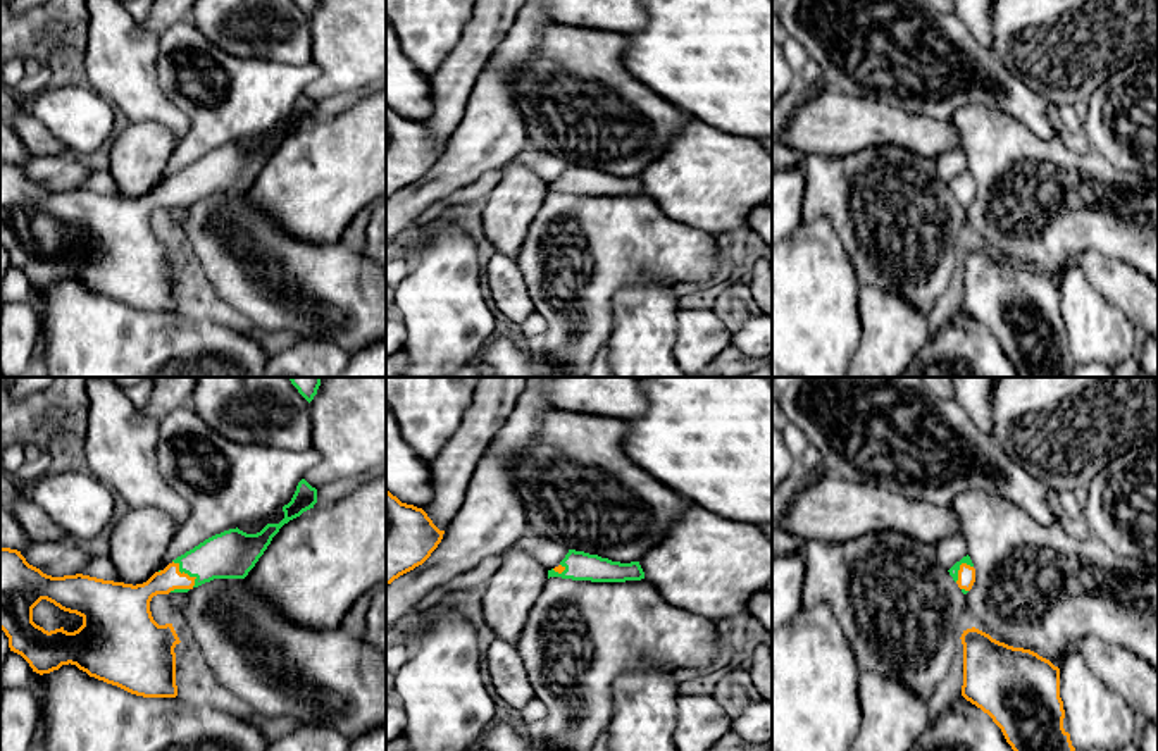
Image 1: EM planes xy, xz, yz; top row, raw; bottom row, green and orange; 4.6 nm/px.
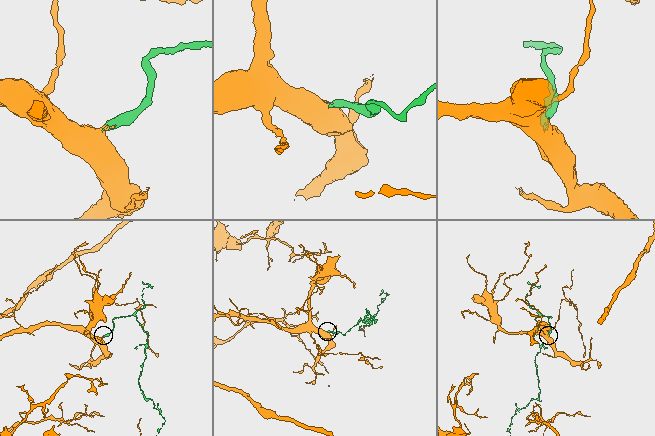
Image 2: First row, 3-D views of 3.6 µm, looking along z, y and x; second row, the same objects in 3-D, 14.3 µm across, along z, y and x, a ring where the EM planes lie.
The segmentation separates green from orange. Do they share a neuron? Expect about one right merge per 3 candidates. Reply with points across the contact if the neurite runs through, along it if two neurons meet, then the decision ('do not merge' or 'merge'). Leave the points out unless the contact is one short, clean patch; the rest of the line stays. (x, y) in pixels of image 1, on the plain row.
runs through xy (233, 167), (211, 173), (185, 186), (152, 200), (138, 211); merge

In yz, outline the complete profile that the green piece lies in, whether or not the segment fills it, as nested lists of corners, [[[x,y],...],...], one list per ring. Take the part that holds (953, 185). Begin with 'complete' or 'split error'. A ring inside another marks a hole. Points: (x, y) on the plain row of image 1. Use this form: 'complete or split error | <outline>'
split error | [[[968,169],[956,176],[948,186],[963,208],[972,203],[975,196],[975,183]]]

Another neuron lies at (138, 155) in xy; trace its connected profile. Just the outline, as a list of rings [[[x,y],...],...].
[[[153,121],[129,122],[109,141],[109,172],[124,198],[143,198],[159,183],[177,140]]]

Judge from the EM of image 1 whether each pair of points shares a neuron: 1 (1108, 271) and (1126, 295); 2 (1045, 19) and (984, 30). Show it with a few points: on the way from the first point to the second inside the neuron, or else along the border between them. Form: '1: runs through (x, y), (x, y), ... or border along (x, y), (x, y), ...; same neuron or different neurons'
1: runs through (1112, 276), (1126, 290); same neuron
2: border along (989, 18), (993, 49); different neurons

